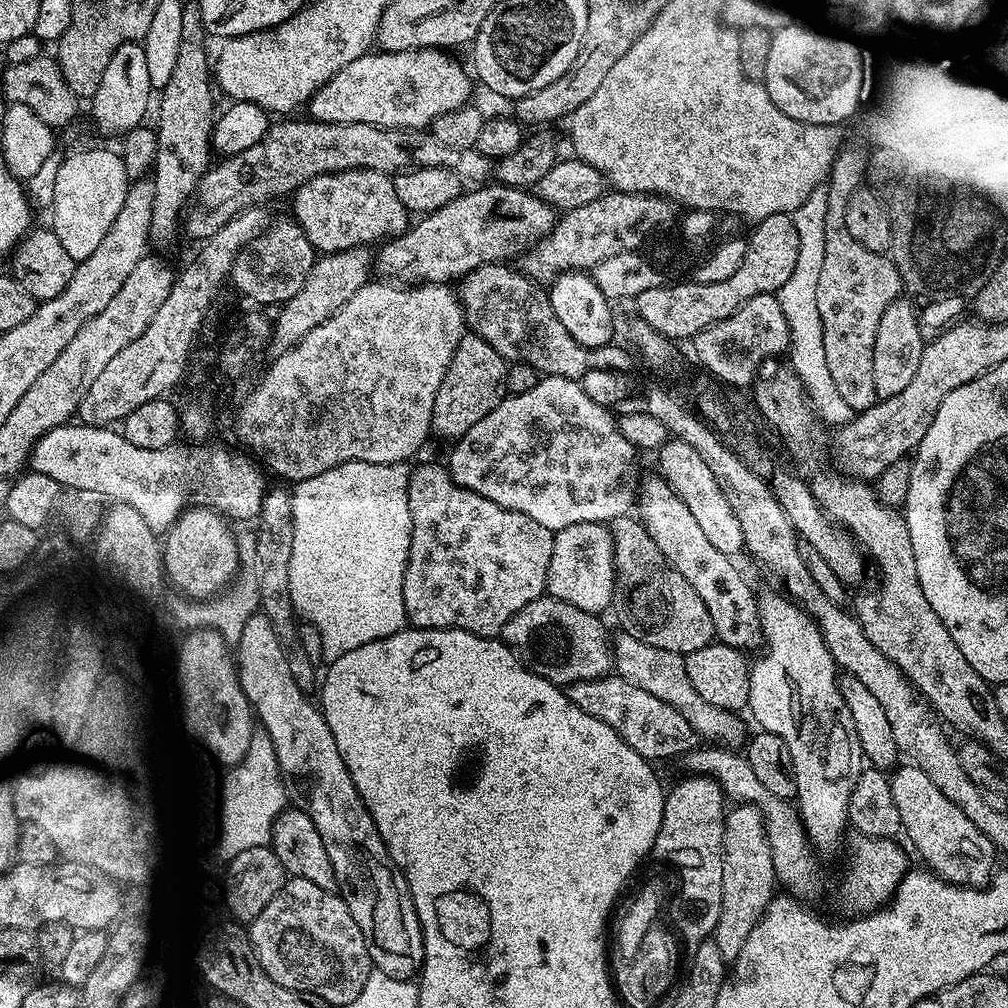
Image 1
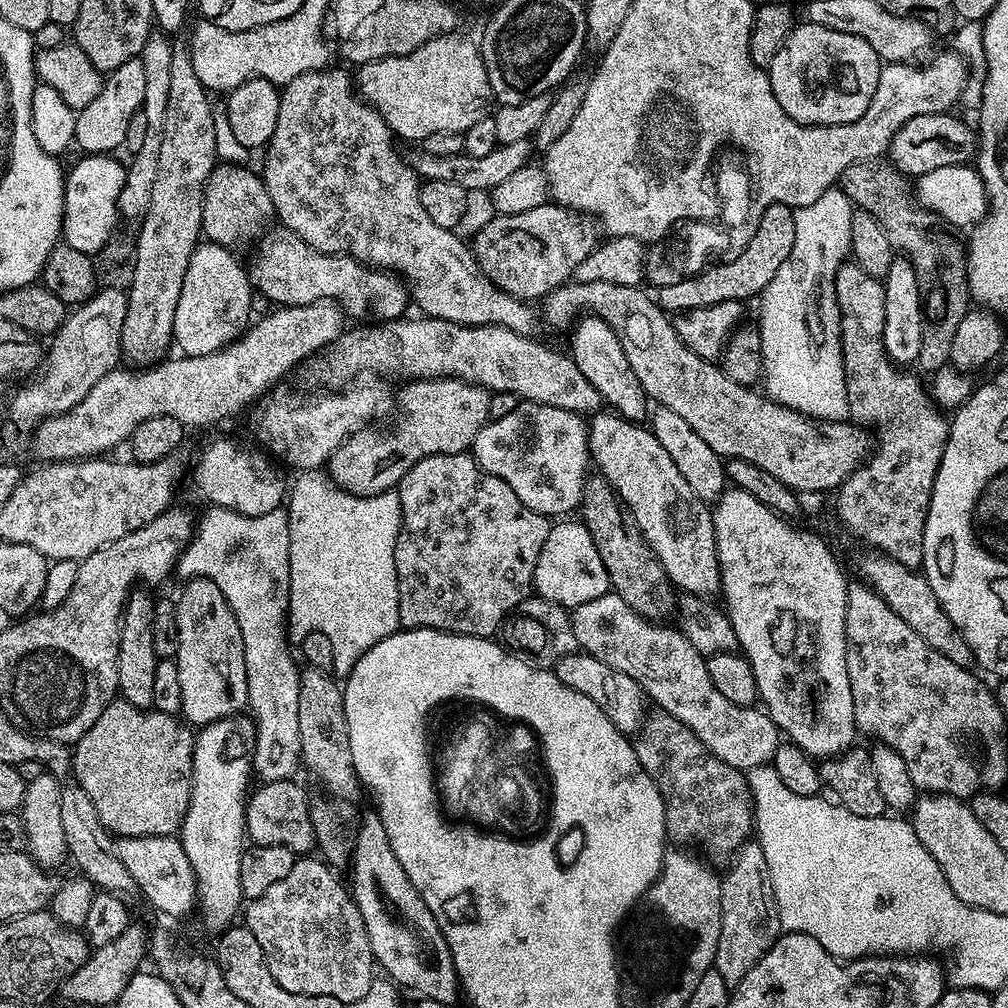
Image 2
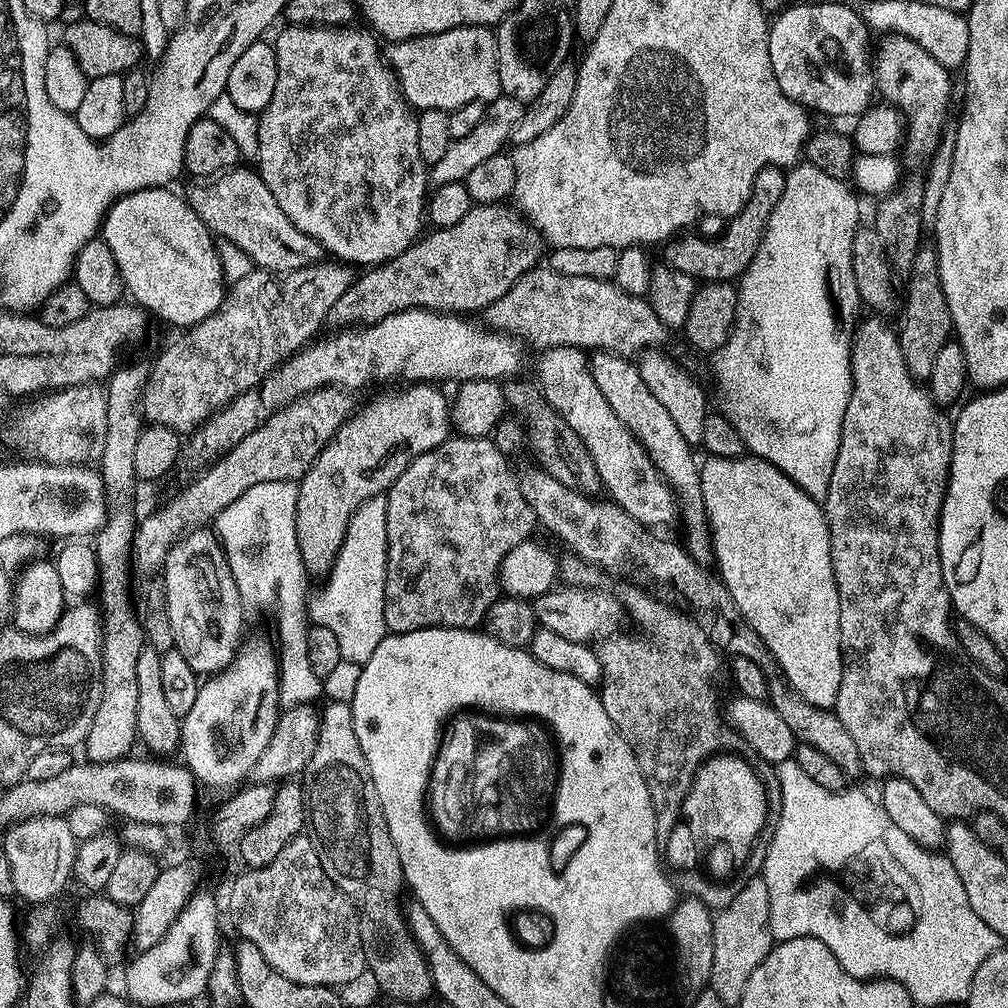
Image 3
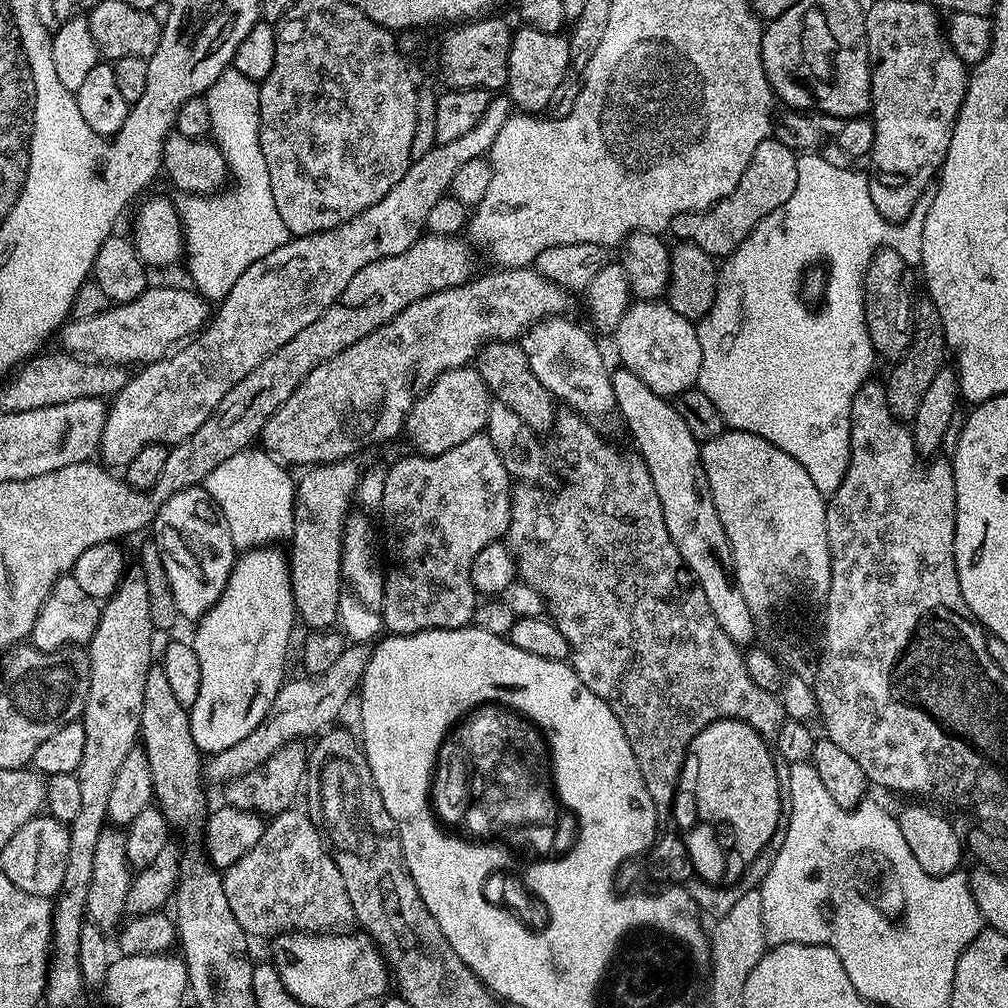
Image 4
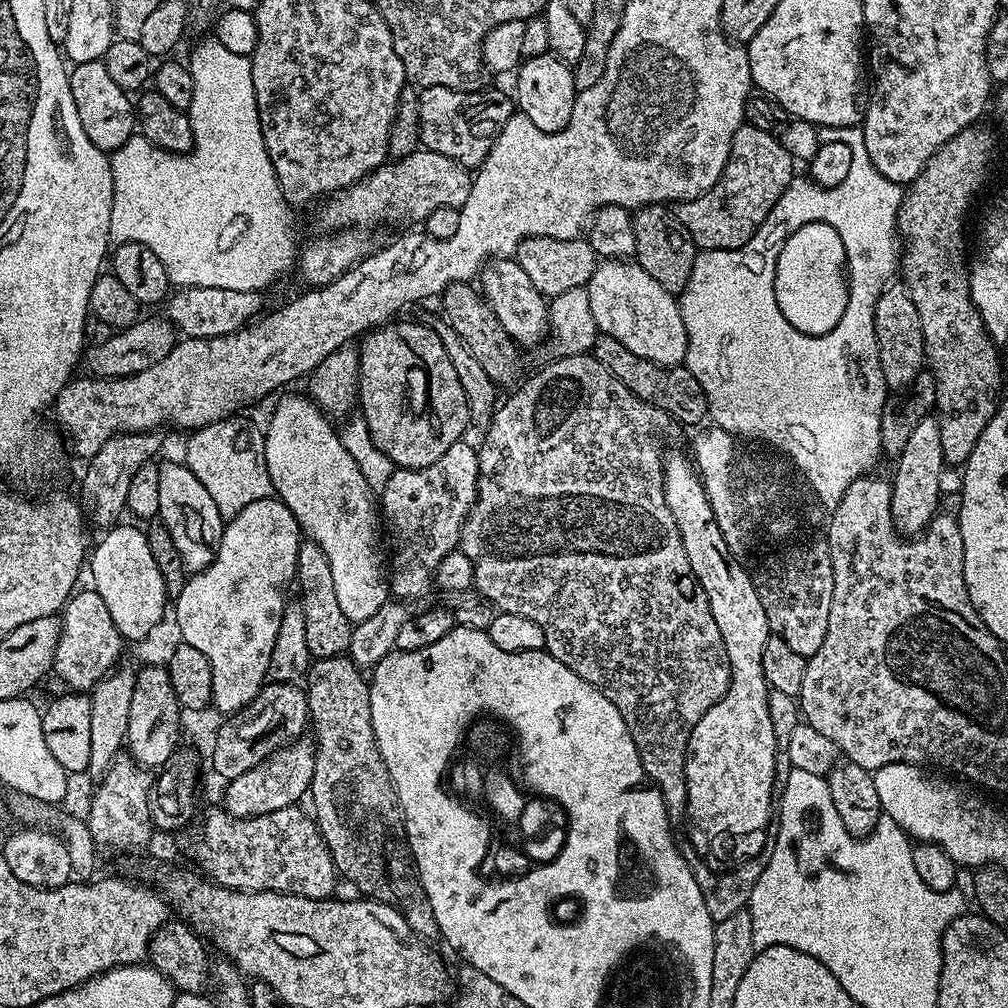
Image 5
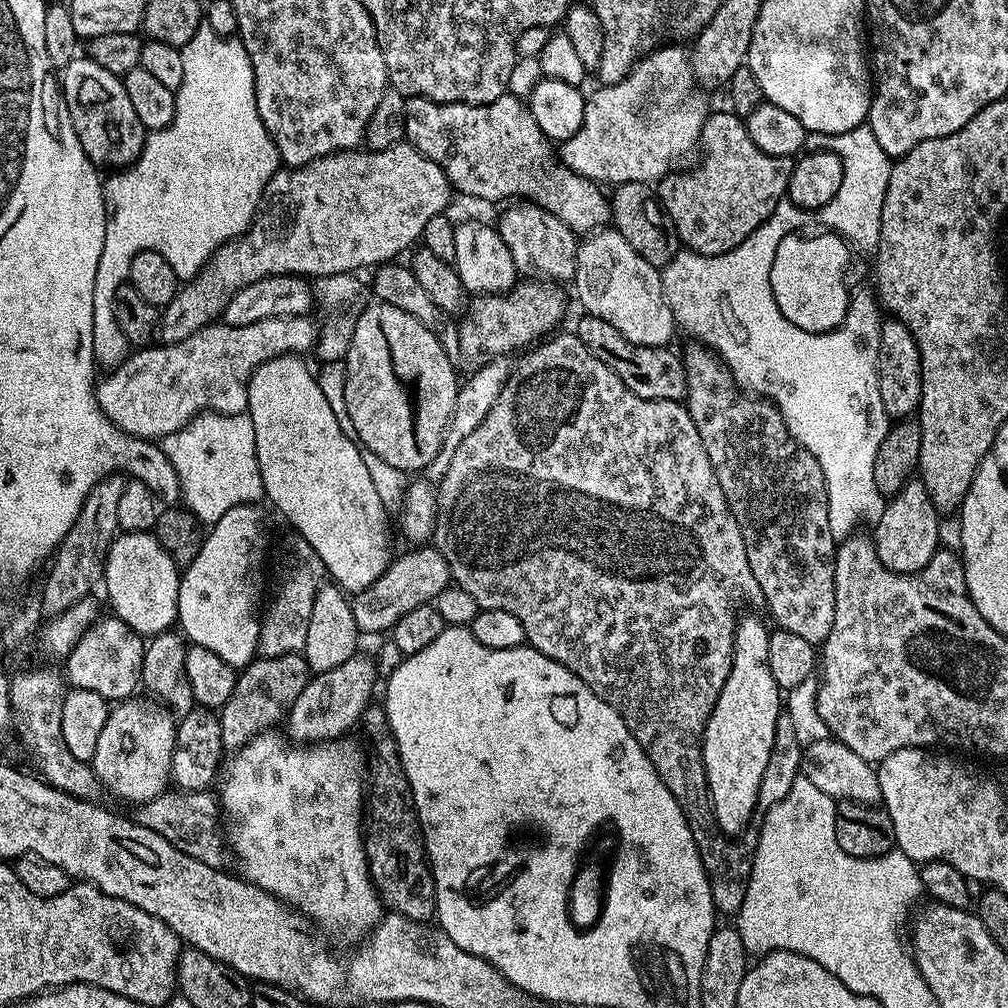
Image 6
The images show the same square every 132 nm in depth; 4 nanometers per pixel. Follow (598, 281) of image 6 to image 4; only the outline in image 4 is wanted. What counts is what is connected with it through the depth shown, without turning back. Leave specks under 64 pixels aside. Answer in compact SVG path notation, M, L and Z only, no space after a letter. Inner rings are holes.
M636 300L629 303L614 333L619 363L628 368L650 390L665 398L675 398L688 388L697 387L702 366L702 342L698 342L696 324L682 318L667 302Z

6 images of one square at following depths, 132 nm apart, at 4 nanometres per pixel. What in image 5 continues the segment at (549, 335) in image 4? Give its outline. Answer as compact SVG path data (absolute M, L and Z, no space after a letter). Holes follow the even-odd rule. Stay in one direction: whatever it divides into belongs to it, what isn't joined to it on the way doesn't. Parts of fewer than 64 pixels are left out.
M493 258L480 270L478 288L489 306L498 314L498 322L502 322L506 334L515 340L517 345L536 344L550 332L548 322L549 301L530 282L530 277L514 258Z

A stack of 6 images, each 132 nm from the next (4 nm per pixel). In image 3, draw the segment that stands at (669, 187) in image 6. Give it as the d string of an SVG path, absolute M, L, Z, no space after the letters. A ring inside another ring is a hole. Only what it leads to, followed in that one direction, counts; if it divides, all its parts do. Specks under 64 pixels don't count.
M771 166L763 167L756 175L754 190L746 206L742 206L739 214L727 221L723 233L719 236L677 235L667 241L668 249L665 250L664 256L668 260L665 261L676 271L685 272L687 276L699 278L704 282L732 282L743 276L760 248L764 231L770 222L770 214L774 214L774 206L778 206L778 198L782 198L785 179L785 173L781 169Z

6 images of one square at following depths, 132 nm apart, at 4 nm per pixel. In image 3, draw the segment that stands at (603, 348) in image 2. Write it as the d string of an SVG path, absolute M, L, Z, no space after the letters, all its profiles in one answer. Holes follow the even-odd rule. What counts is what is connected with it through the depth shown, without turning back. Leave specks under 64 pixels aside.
M593 351L590 356L594 380L602 394L606 394L606 402L618 418L636 436L636 441L646 449L648 457L654 462L656 469L663 474L668 485L676 494L678 501L678 516L684 520L684 532L688 535L686 547L691 556L700 564L711 565L714 560L712 551L712 530L708 524L708 508L704 505L702 496L702 478L700 477L701 461L696 460L693 445L682 438L682 430L678 430L677 423L670 416L670 410L658 402L646 386L639 367L627 356L618 356L614 352Z

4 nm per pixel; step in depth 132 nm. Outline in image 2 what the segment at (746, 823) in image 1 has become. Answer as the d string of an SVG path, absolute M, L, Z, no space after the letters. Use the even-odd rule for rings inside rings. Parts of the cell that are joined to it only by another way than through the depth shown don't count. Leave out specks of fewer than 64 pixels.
M758 842L743 844L736 855L727 865L728 873L723 873L720 881L720 893L722 894L722 934L718 934L718 954L714 970L722 974L722 978L730 986L738 985L746 974L763 956L774 946L774 942L782 935L780 919L778 918L778 906L774 898L774 890L770 882L770 866L766 866L766 854Z

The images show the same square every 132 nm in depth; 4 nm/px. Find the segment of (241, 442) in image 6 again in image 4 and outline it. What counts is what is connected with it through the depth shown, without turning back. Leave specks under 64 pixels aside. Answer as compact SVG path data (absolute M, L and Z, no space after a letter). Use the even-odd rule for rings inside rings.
M249 446L244 451L234 454L234 458L226 458L226 462L222 462L222 466L214 466L214 470L210 470L210 474L205 478L202 487L208 491L210 498L214 498L214 502L220 508L222 518L226 518L226 526L230 526L230 538L234 542L237 550L247 550L250 548L259 548L261 546L271 545L273 542L280 542L276 540L287 541L292 535L292 506L296 503L296 484L294 483L294 476L288 472L287 467L282 466L281 461L277 460L275 456L261 450L256 446Z

